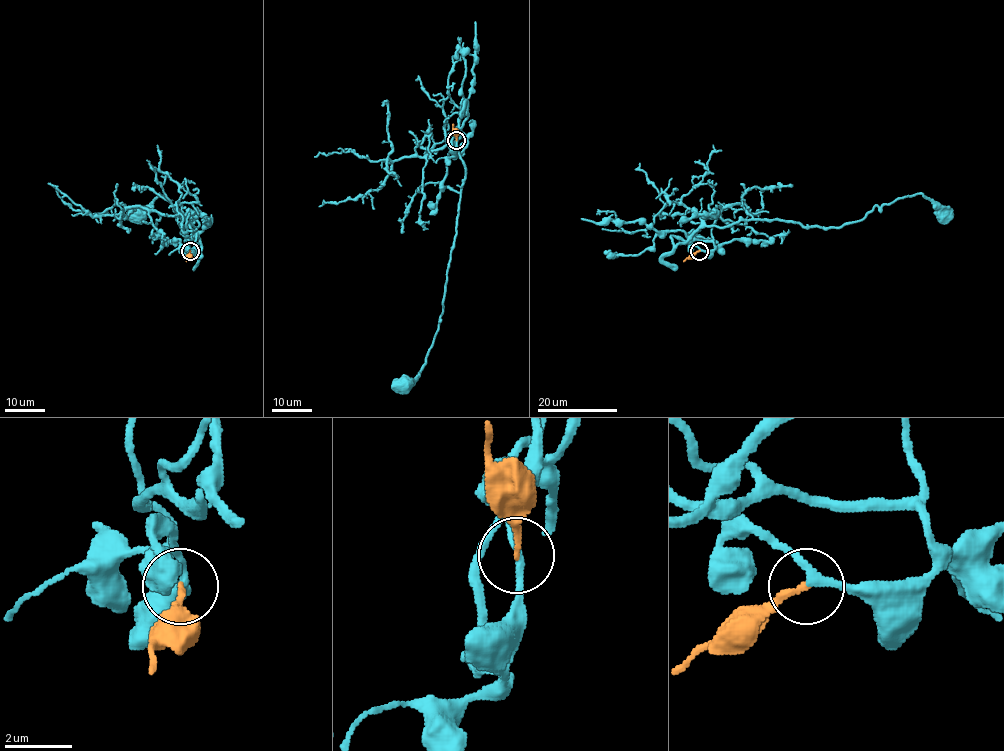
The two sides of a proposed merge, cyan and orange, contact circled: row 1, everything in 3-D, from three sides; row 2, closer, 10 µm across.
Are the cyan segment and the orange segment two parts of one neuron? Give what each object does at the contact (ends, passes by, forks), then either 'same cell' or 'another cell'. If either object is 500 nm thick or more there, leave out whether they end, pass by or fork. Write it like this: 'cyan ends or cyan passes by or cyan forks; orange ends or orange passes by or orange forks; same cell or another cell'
cyan passes by; orange ends; same cell

